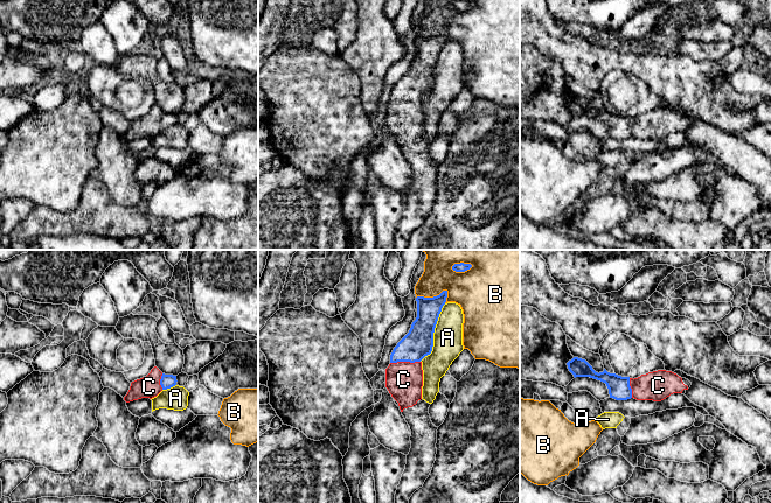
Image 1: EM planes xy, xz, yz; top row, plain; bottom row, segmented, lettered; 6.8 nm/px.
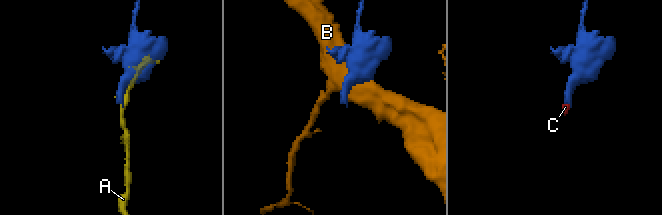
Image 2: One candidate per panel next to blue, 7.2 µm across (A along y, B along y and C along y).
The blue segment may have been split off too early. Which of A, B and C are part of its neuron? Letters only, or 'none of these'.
C

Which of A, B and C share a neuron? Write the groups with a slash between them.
A / B / C

